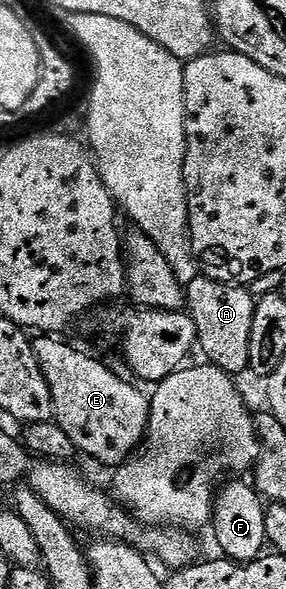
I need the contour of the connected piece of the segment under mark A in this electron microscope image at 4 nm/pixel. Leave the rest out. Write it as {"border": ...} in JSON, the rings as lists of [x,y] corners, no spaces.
{"border":[[[206,276],[195,277],[186,286],[186,311],[194,319],[196,339],[199,352],[204,352],[211,364],[218,366],[222,371],[233,375],[245,372],[250,363],[250,327],[254,327],[254,311],[257,298],[248,294],[249,290],[242,285],[227,285]]]}

